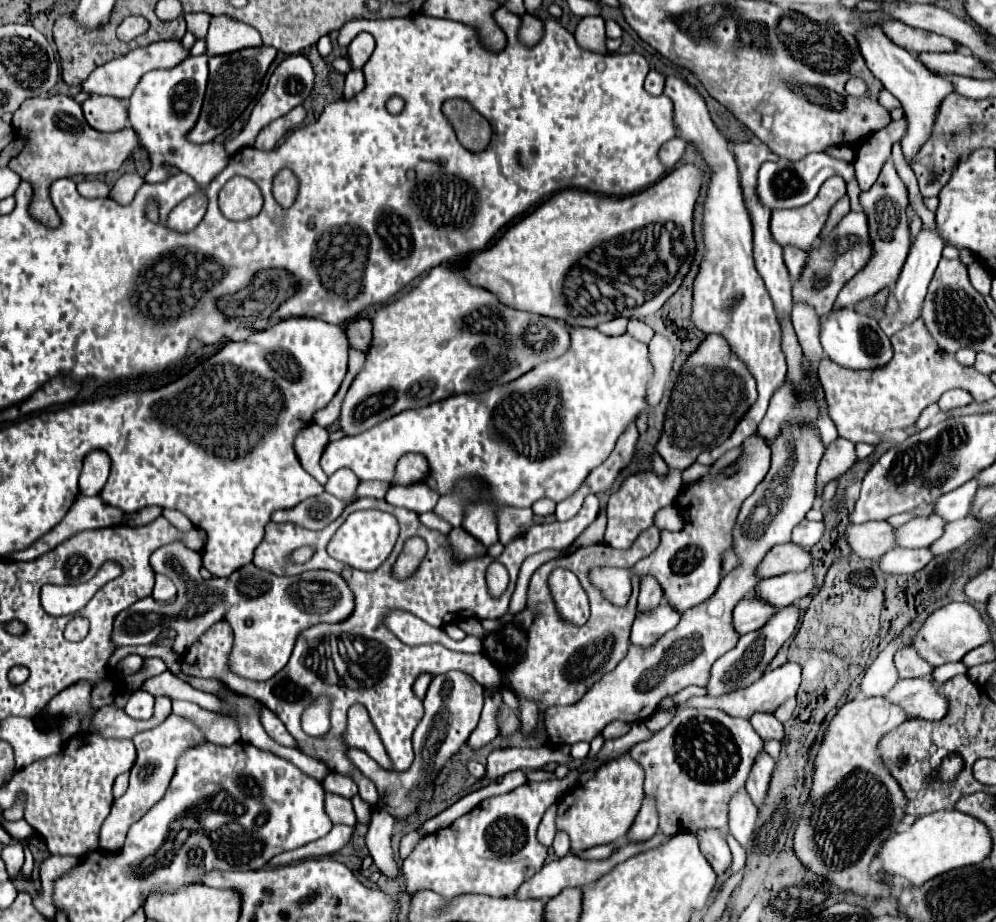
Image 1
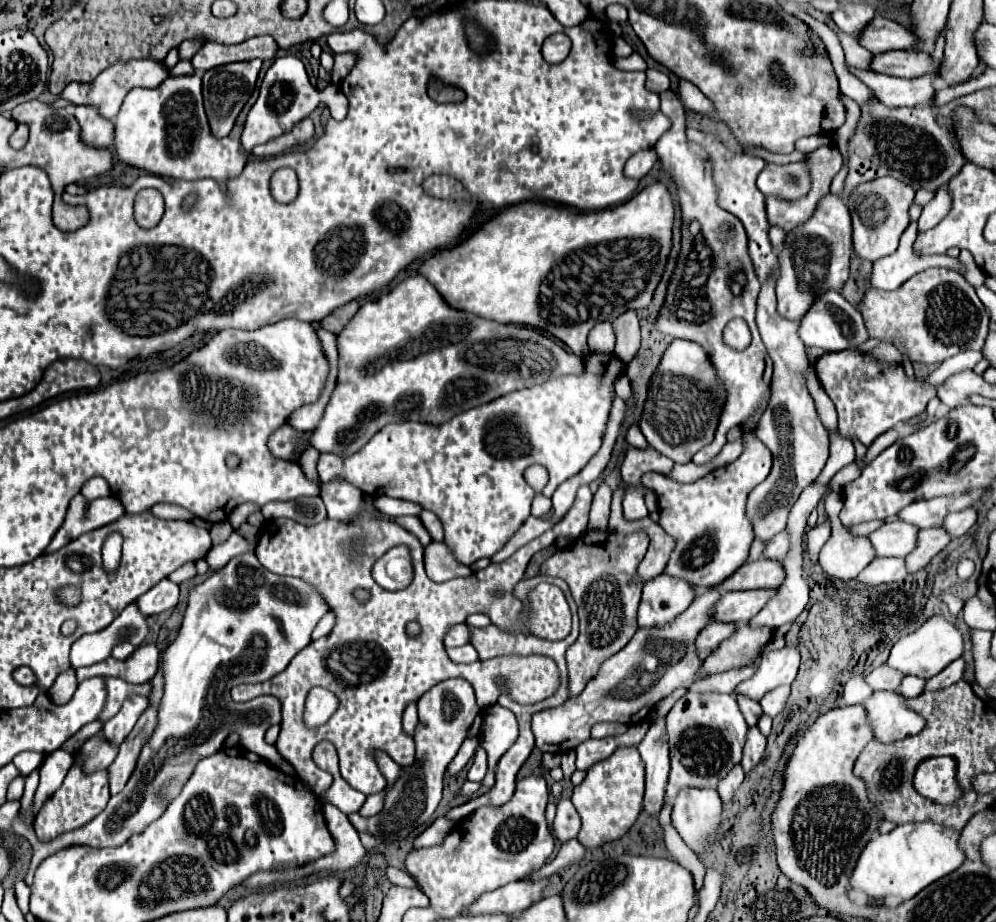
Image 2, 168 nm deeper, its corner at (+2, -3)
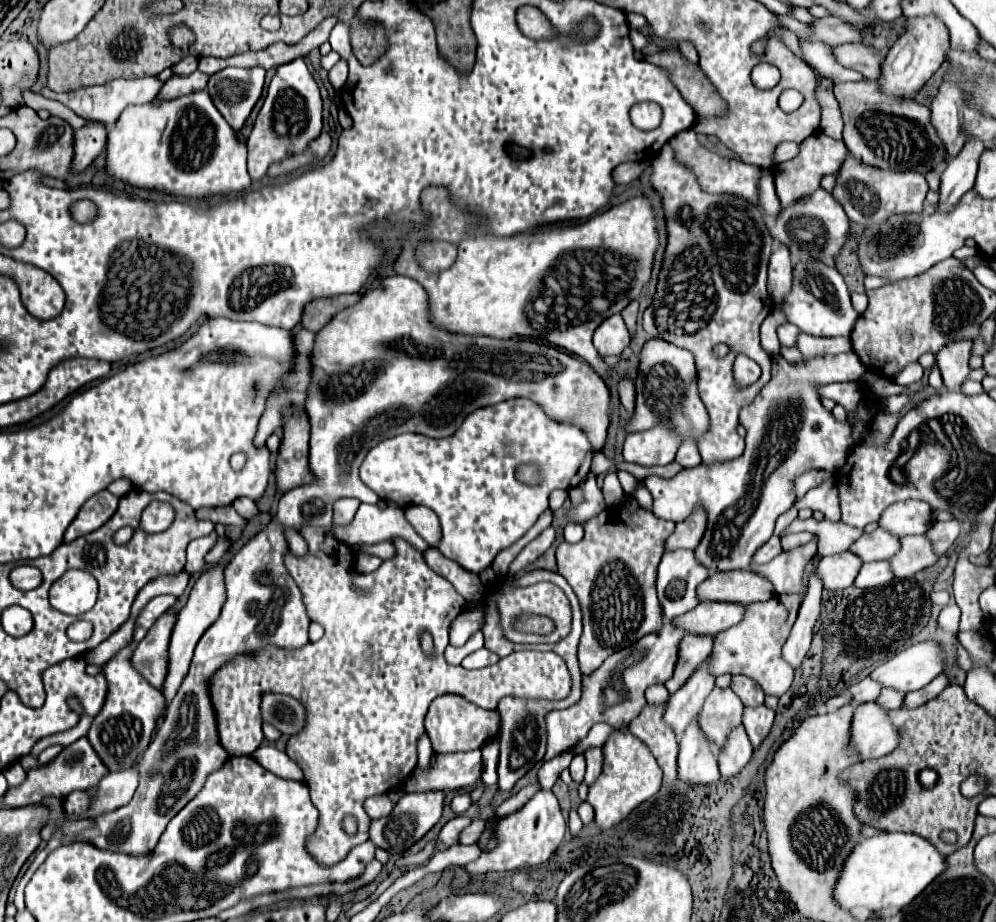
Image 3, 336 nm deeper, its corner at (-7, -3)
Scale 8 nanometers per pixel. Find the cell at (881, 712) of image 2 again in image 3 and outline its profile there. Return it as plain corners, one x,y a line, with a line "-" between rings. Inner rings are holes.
876,702
860,704
852,716
850,748
858,752
860,760
872,760
890,754
898,746
898,734
886,714

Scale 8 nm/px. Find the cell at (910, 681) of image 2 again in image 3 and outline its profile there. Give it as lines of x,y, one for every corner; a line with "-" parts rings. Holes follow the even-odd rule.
884,688
884,690
880,692
880,696
876,698
876,702
878,702
880,706
884,706
886,712
900,708
900,706
902,706
902,700
904,700
904,694
902,694
902,692
896,692
896,690
890,690
890,688

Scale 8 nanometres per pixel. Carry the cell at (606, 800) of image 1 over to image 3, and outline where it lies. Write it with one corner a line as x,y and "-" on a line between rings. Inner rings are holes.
614,730
602,746
602,754
602,774
590,786
586,800
594,806
596,824
606,830
624,820
638,804
646,802
660,790
662,770
652,752
648,752
648,746
642,744
642,740
632,736
628,730

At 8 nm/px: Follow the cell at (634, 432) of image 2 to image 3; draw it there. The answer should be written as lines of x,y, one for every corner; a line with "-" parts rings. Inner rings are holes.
622,378
618,382
618,394
622,406
632,414
634,412
634,382
630,378

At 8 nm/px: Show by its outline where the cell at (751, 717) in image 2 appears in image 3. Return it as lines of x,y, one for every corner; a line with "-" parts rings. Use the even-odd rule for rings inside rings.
736,674
736,676
732,676
730,688
738,694
738,698
742,700
744,706
760,706
760,704
764,704
764,690
752,678

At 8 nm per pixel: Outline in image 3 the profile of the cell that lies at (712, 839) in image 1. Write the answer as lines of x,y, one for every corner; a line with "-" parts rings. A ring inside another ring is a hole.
698,716
692,718
684,736
680,738
678,774
688,784
708,784
720,778
716,756
710,752
704,732
700,732

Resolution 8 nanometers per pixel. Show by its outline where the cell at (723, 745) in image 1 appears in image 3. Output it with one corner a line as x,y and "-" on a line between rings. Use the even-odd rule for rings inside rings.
714,688
706,698
700,712
700,726
714,754
718,754
720,746
726,742
728,732
742,724
742,710
742,700
730,688

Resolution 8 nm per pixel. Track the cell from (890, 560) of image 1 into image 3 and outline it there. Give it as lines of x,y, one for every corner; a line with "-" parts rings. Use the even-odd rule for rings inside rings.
868,562
860,566
860,572
854,580
854,586
858,588
876,588
884,586
892,580
892,572
888,568
888,562

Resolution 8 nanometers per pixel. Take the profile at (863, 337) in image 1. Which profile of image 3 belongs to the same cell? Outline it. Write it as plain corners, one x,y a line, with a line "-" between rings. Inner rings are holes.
798,260
792,272
794,280
790,292
780,304
776,304
786,314
786,320
810,336
850,336
858,312
852,308
850,292
836,266
824,264
822,260

